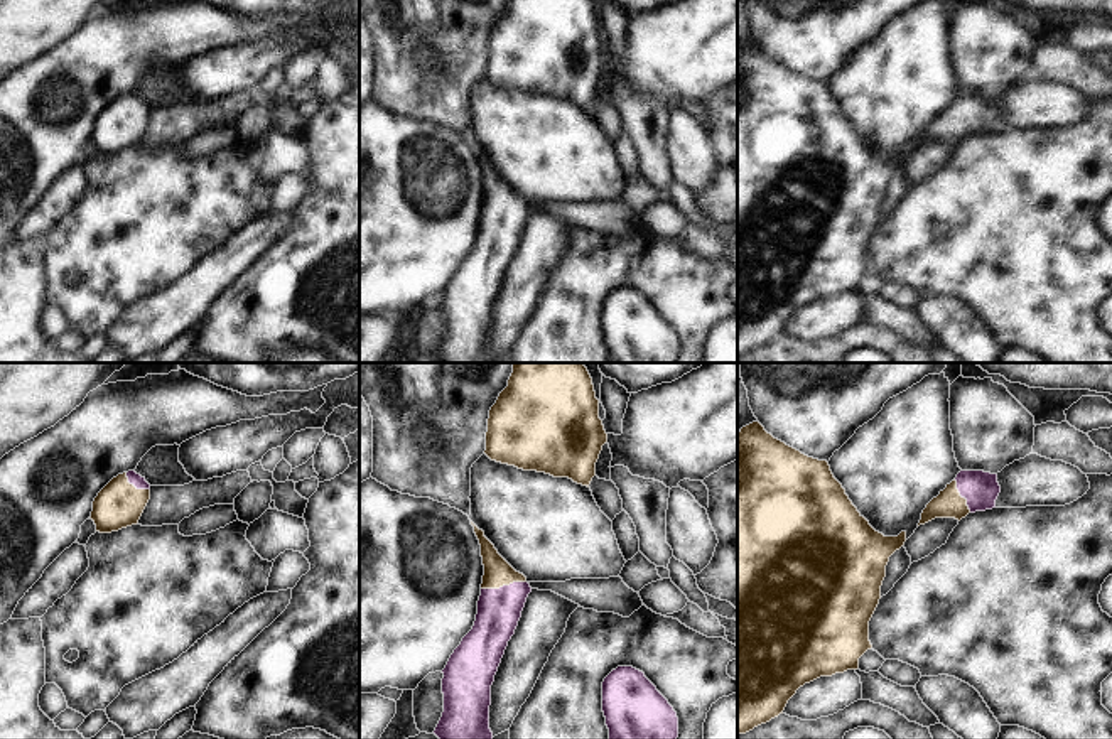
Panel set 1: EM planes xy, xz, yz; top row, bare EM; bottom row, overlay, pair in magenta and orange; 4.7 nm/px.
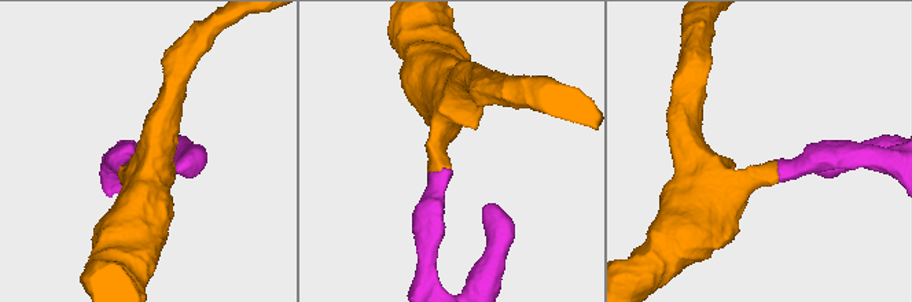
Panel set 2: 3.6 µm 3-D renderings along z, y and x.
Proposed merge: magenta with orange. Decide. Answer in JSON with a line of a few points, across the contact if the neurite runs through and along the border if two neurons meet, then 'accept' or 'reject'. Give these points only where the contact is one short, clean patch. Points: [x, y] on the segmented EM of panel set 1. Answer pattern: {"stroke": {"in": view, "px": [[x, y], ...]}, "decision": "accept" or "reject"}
{"stroke": {"in": "xz", "px": [[498, 609], [503, 586], [498, 572]]}, "decision": "accept"}

